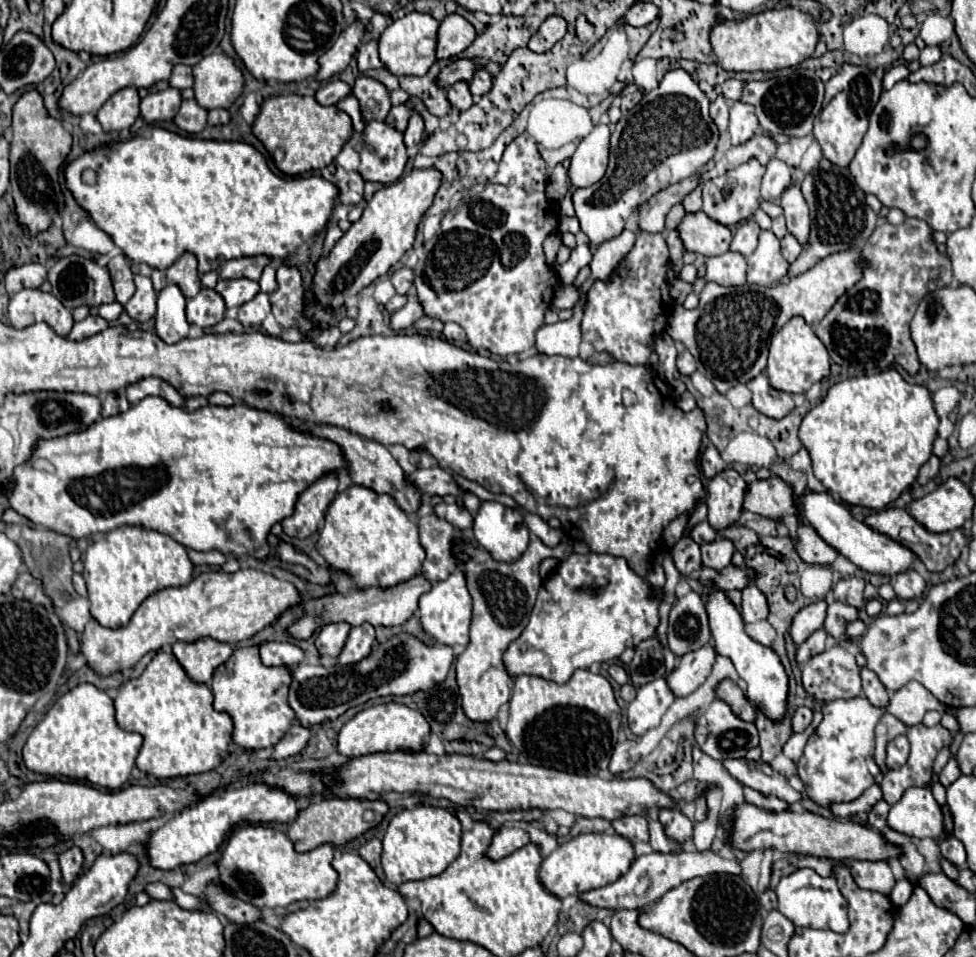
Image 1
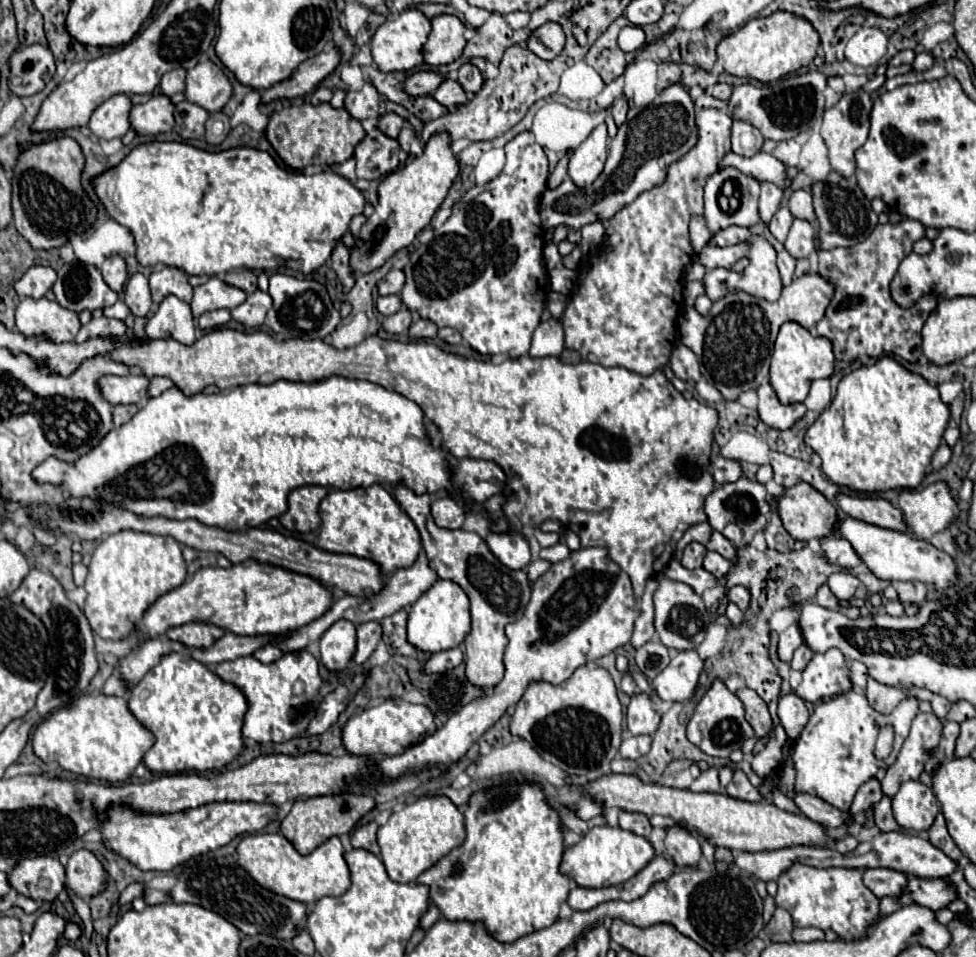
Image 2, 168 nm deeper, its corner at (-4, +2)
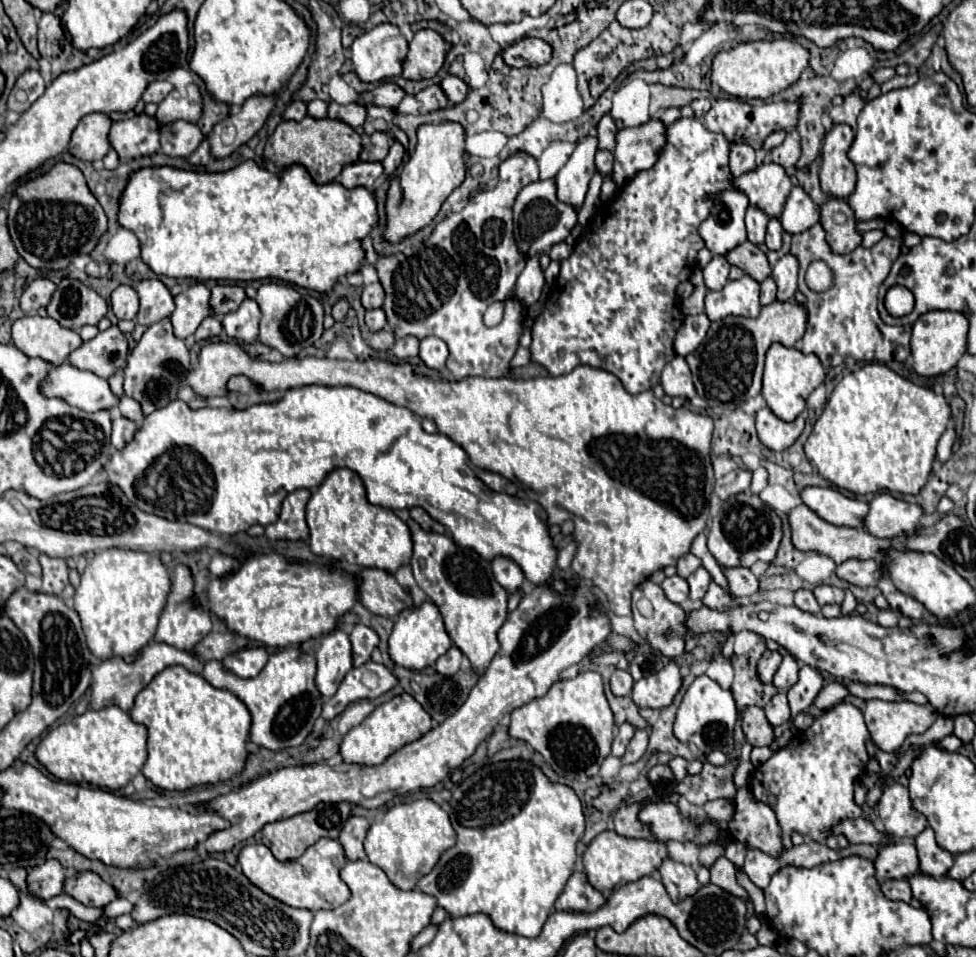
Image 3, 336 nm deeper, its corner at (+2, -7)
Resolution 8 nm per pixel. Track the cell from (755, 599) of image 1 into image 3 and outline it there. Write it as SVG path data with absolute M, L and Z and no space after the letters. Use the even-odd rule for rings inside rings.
M711 582L707 594L703 596L703 604L707 608L713 608L713 610L723 610L723 608L731 606L731 596L729 596L729 592L725 588L721 588L715 582Z

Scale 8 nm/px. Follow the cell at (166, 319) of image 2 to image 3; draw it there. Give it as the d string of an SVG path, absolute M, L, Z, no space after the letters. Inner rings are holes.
M159 320L153 326L147 328L143 338L137 342L133 352L127 358L125 368L125 396L139 402L143 416L149 416L157 408L165 408L165 404L173 402L177 398L177 392L181 388L181 378L177 370L171 370L169 364L177 364L183 370L189 370L189 350L185 348L185 342L175 338L171 320Z

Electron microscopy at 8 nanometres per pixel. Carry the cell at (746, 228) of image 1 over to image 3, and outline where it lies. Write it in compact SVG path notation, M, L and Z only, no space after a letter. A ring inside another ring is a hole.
M713 256L713 260L703 268L703 280L709 290L721 290L727 284L731 264L723 256Z

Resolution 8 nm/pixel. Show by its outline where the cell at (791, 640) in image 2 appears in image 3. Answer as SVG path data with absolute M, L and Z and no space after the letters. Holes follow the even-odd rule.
M765 650L765 654L759 658L757 662L757 678L763 682L763 684L769 684L781 664L781 654L779 652L771 652L771 650Z

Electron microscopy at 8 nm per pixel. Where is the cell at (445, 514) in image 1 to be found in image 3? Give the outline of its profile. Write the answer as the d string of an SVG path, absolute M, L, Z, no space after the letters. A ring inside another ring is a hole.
M411 508L411 510L409 510L409 516L411 516L423 530L427 530L427 532L439 532L439 534L445 532L445 528L443 528L437 520L433 520L423 508Z

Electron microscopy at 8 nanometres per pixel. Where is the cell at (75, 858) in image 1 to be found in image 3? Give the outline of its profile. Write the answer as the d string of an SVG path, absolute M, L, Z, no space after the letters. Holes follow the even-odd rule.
M81 872L73 878L67 878L65 892L89 908L107 906L109 902L113 902L119 896L111 884L103 882L93 872Z

